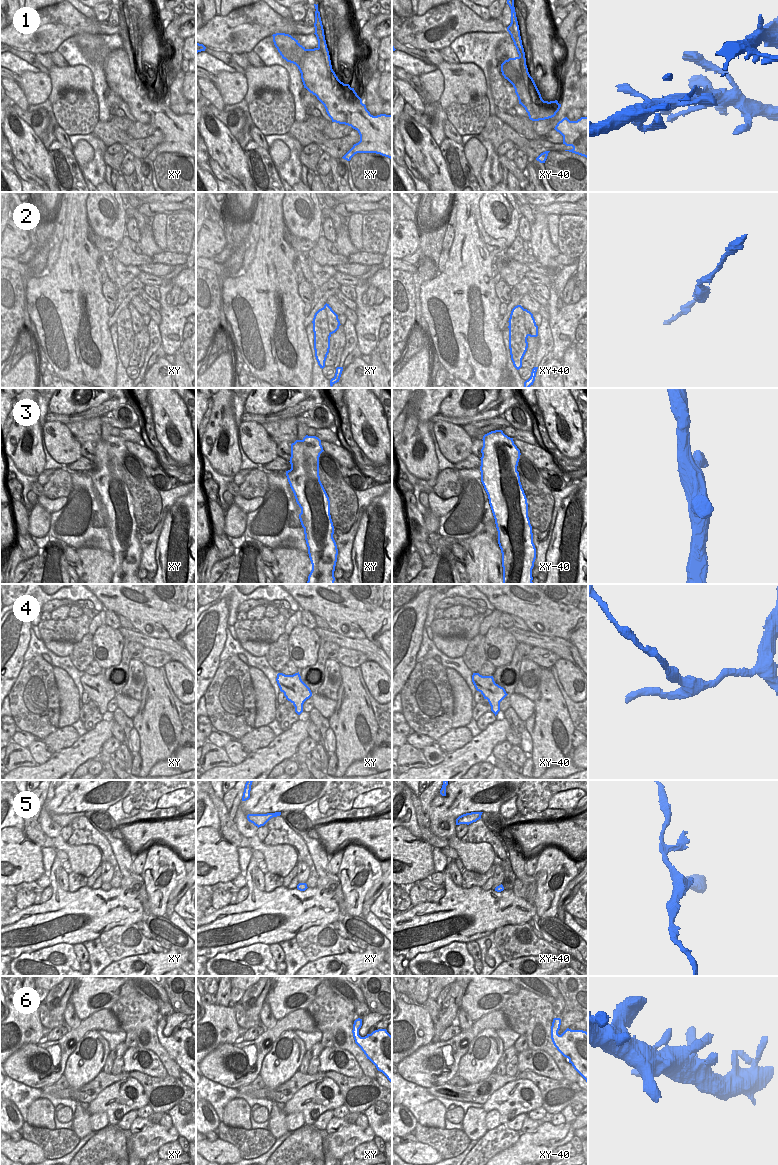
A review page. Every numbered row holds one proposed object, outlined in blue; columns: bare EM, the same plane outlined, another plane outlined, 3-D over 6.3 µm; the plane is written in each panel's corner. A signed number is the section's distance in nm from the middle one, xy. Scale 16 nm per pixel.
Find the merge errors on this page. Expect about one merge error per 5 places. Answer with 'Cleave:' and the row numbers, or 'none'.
Cleave: 1

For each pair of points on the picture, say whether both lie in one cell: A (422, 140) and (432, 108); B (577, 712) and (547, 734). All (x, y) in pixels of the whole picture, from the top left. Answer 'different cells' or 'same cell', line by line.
A: different cells
B: different cells

